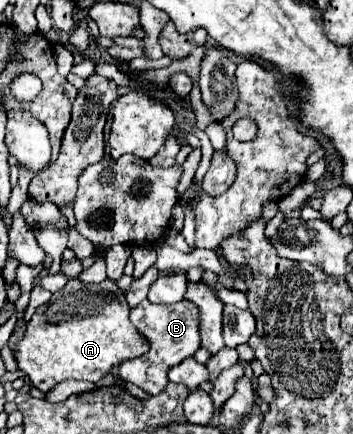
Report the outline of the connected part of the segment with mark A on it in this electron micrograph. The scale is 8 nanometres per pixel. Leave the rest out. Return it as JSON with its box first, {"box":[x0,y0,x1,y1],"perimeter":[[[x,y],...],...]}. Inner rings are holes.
{"box":[16,278,148,392],"perimeter":[[[76,278],[52,294],[50,302],[36,308],[24,338],[16,342],[16,364],[30,378],[32,386],[48,392],[62,380],[98,382],[120,362],[148,352],[148,342],[128,320],[124,292],[114,280],[100,284],[80,284]]]}

